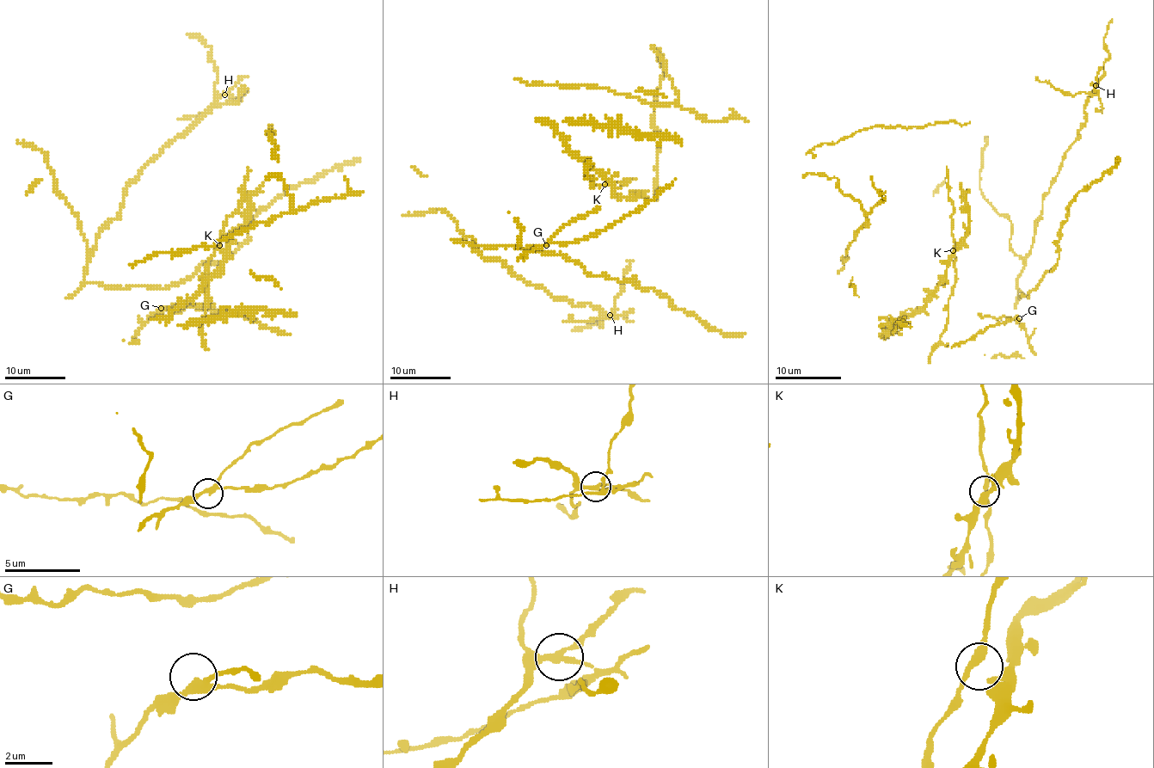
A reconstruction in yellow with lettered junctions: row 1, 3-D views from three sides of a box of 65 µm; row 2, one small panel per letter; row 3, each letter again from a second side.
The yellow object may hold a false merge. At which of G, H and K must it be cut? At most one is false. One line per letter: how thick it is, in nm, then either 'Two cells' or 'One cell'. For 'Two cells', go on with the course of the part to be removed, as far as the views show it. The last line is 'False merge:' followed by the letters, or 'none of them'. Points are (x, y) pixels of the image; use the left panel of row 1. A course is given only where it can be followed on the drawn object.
G: Thickness 240 nm. One cell
H: Thickness 220 nm. Two cells. Course of the part to remove: (224, 94), (232, 97), (230, 100), (233, 103), (238, 94), (245, 91), (242, 86)
K: Thickness 240 nm. One cell
False merge: H

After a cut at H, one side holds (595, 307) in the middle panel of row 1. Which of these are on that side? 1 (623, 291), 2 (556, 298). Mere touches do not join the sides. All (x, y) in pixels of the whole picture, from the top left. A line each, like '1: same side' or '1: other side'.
1: other side
2: same side

